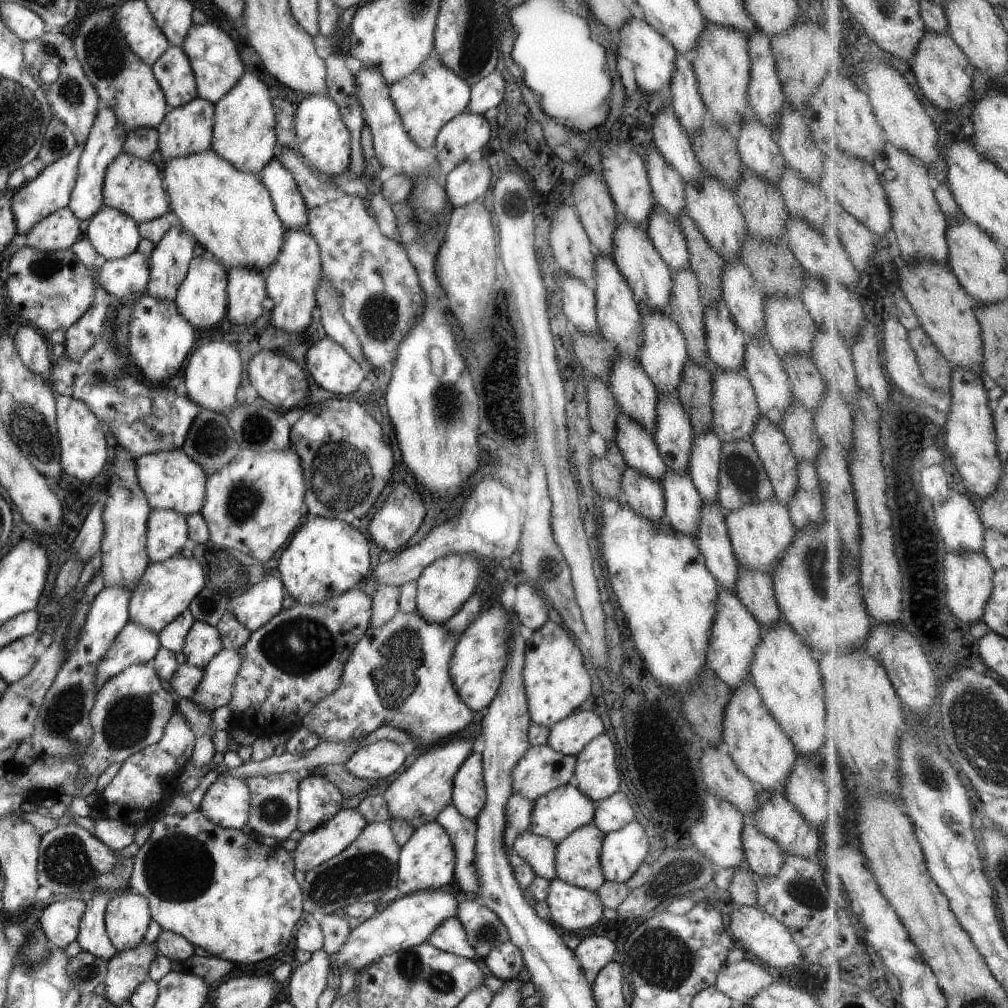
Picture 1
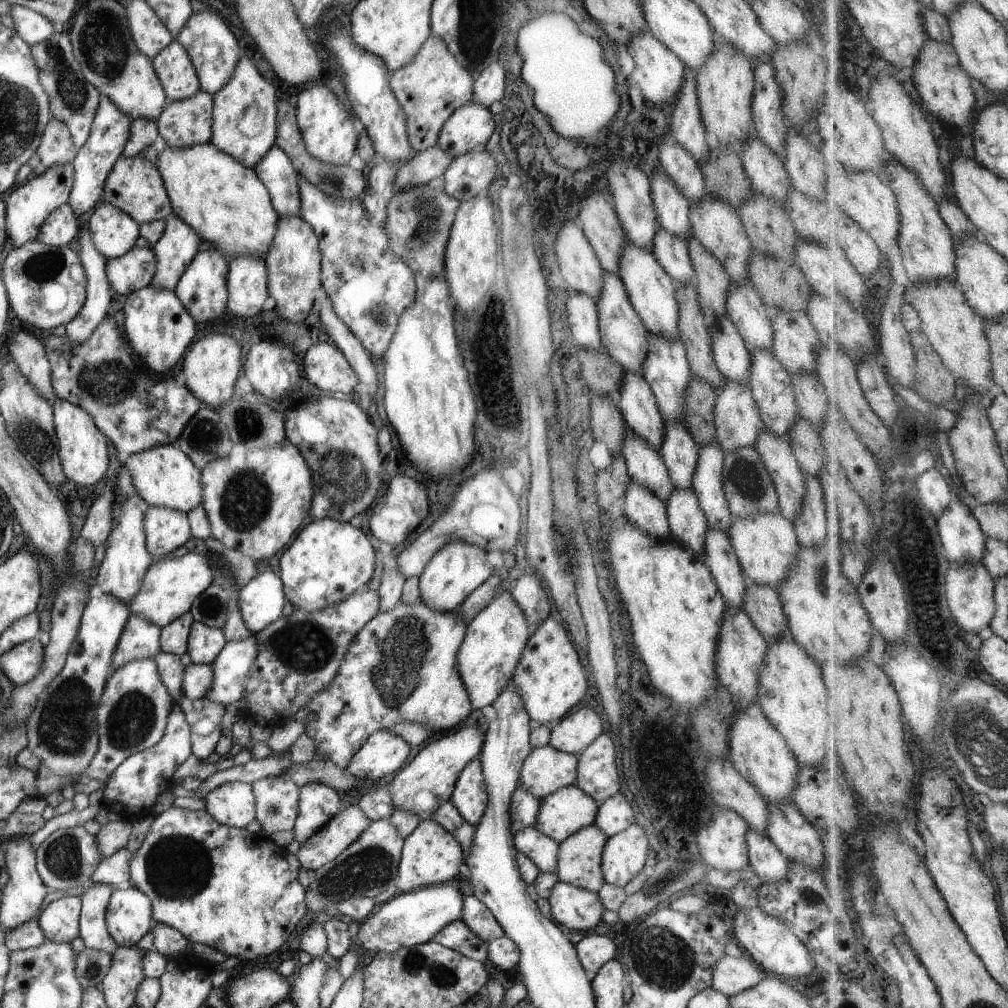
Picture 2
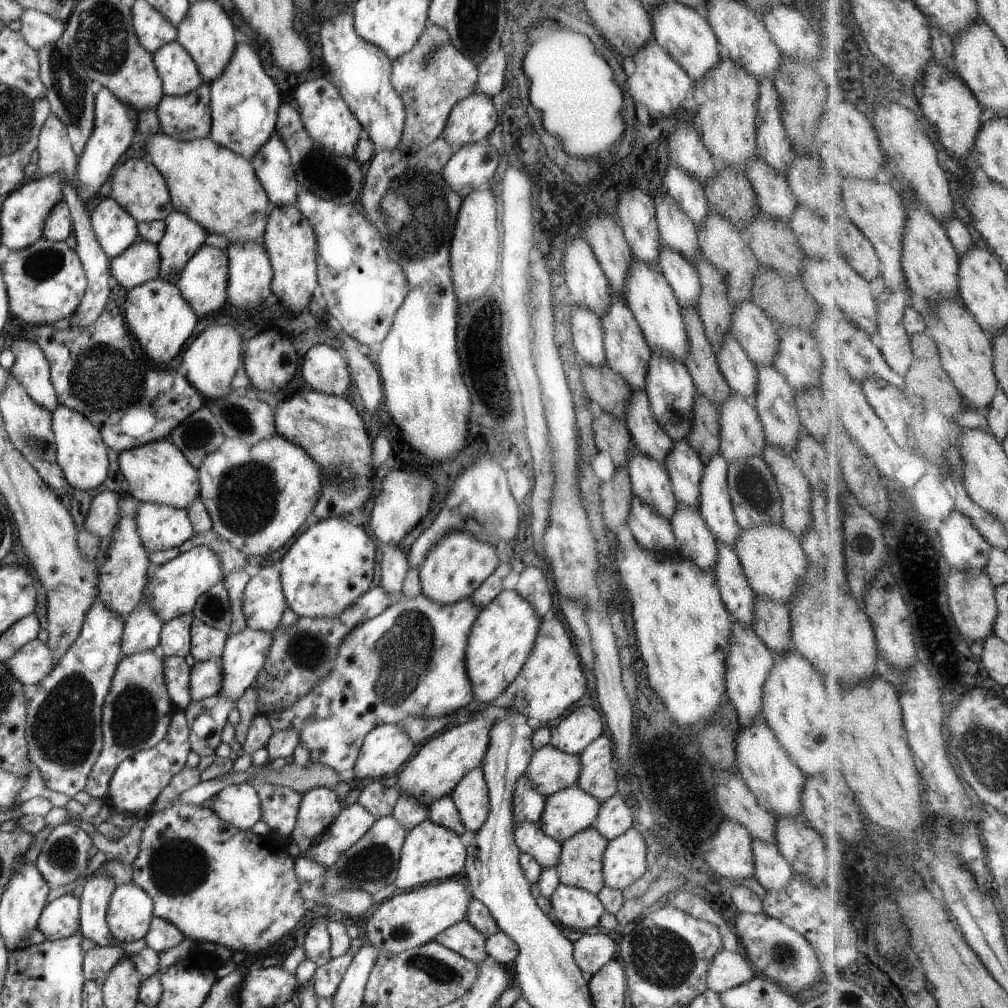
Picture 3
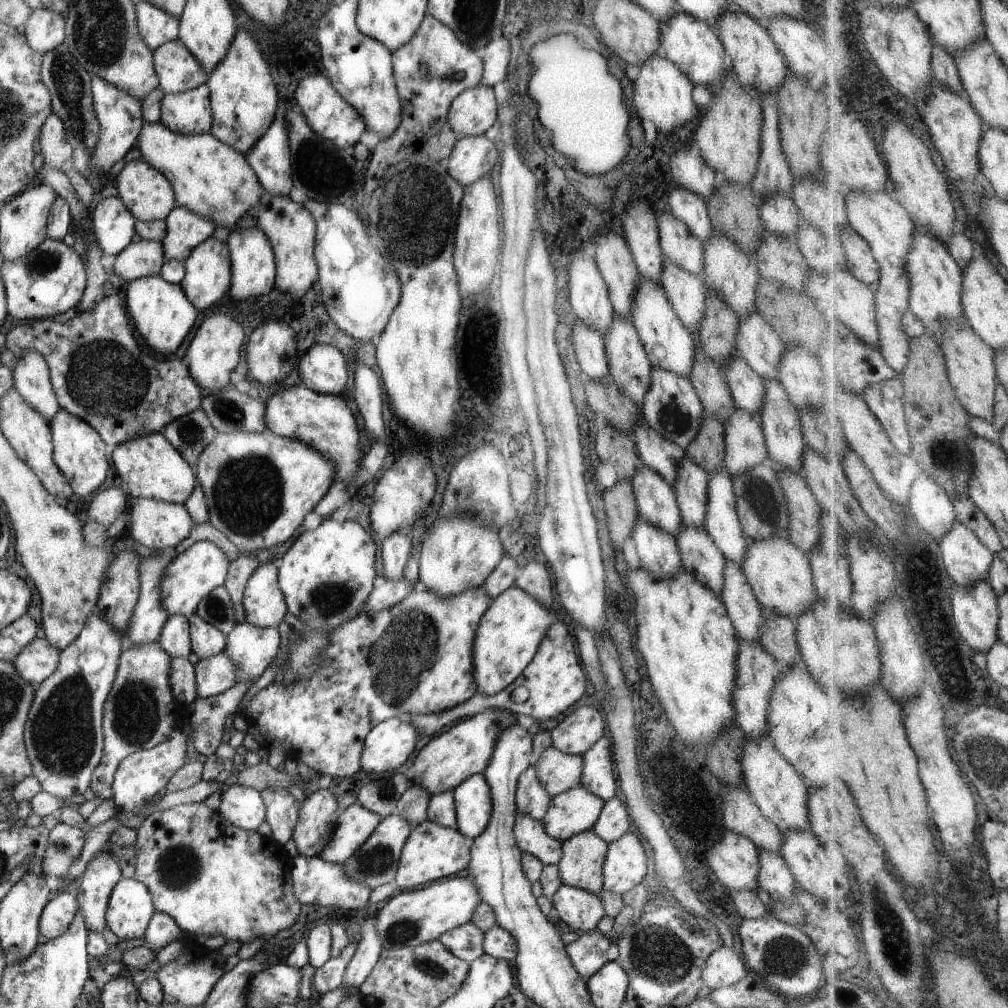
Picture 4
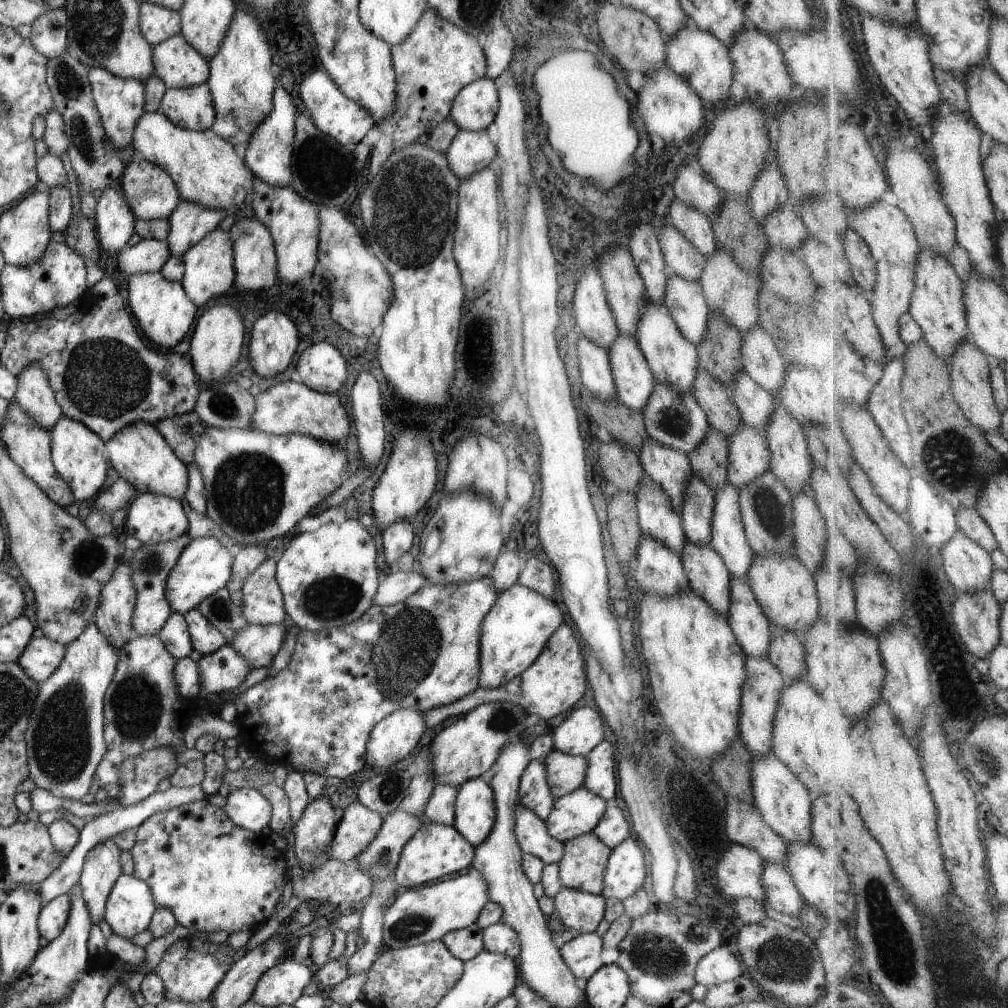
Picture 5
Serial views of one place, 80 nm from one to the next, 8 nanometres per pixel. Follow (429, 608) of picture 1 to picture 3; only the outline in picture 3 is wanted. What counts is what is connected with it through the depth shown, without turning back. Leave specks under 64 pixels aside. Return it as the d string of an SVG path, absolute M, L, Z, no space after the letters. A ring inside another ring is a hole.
M450 531L440 538L418 566L420 594L440 605L450 605L467 598L495 570L495 555L505 555L501 547L477 540L471 533Z

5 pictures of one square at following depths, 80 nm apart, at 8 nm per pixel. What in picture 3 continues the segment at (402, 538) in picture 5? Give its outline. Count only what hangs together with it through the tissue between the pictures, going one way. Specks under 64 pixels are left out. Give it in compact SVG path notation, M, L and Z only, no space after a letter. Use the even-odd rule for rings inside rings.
M395 545L389 552L382 554L382 559L380 562L380 584L379 586L384 590L385 593L389 595L389 598L392 601L396 601L401 597L402 594L402 582L404 576L406 575L408 569L407 559L406 559L406 550L402 551Z

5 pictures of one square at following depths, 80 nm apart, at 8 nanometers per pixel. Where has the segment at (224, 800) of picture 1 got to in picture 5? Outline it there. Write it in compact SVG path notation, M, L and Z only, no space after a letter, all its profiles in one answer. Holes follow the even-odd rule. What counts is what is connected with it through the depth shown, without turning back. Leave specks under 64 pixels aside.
M251 787L232 789L222 809L235 826L254 833L266 826L271 812L269 801Z

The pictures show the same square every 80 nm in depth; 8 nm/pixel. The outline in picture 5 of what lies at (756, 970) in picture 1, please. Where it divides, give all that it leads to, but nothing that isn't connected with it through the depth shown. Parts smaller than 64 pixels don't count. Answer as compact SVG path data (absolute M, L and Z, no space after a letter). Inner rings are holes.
M723 943L698 961L694 970L694 981L705 987L718 985L743 974L737 958L727 950L727 943Z

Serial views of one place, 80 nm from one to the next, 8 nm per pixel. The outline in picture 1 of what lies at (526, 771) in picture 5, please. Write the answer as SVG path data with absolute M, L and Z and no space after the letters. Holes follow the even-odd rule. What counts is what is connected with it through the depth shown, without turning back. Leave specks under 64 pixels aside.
M511 793L504 806L504 846L511 853L513 841L528 830L533 802L519 793Z

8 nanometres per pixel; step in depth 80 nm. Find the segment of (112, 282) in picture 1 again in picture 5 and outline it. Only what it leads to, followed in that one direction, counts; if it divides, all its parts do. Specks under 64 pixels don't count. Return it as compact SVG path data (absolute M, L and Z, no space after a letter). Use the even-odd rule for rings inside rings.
M141 239L133 246L118 253L117 268L127 276L135 273L158 272L161 265L171 256L167 241Z

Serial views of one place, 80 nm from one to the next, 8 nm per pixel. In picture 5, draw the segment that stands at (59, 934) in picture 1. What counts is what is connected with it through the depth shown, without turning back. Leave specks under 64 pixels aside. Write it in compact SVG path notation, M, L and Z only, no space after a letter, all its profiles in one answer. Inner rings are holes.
M60 894L46 902L37 915L37 928L40 936L52 941L65 926L70 913L70 896Z

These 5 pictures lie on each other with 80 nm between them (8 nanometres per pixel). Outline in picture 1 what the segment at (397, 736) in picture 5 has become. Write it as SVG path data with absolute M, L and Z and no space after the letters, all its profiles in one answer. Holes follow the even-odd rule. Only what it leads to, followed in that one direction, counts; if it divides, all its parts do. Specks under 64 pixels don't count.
M385 739L375 741L357 749L341 767L355 778L381 780L403 764L408 750Z

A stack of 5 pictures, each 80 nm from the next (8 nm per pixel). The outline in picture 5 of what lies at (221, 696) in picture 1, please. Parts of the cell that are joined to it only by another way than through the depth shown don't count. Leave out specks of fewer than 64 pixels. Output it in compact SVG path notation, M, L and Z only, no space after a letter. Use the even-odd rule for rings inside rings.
M283 622L274 625L245 624L234 632L229 646L246 660L249 671L258 669L272 662L281 648L286 627Z

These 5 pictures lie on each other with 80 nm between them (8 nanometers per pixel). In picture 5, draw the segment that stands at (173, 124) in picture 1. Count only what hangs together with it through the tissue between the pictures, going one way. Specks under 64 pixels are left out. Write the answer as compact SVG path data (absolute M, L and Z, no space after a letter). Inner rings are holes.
M206 82L180 89L165 89L159 110L175 126L195 132L210 129L215 116Z

